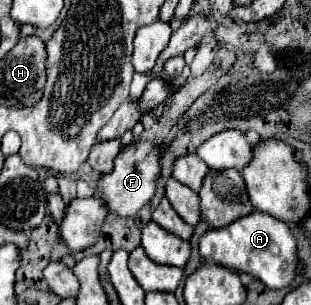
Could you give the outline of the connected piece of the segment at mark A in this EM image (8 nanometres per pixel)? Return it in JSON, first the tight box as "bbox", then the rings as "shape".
{"bbox":[199,210,295,288],"shape":[[[253,210],[251,214],[237,218],[235,222],[221,226],[221,228],[209,228],[199,238],[199,254],[203,260],[211,260],[219,266],[225,266],[235,272],[247,272],[255,276],[261,284],[267,288],[285,288],[293,282],[295,276],[295,238],[289,230],[289,226],[273,216],[267,216],[263,212]]]}

